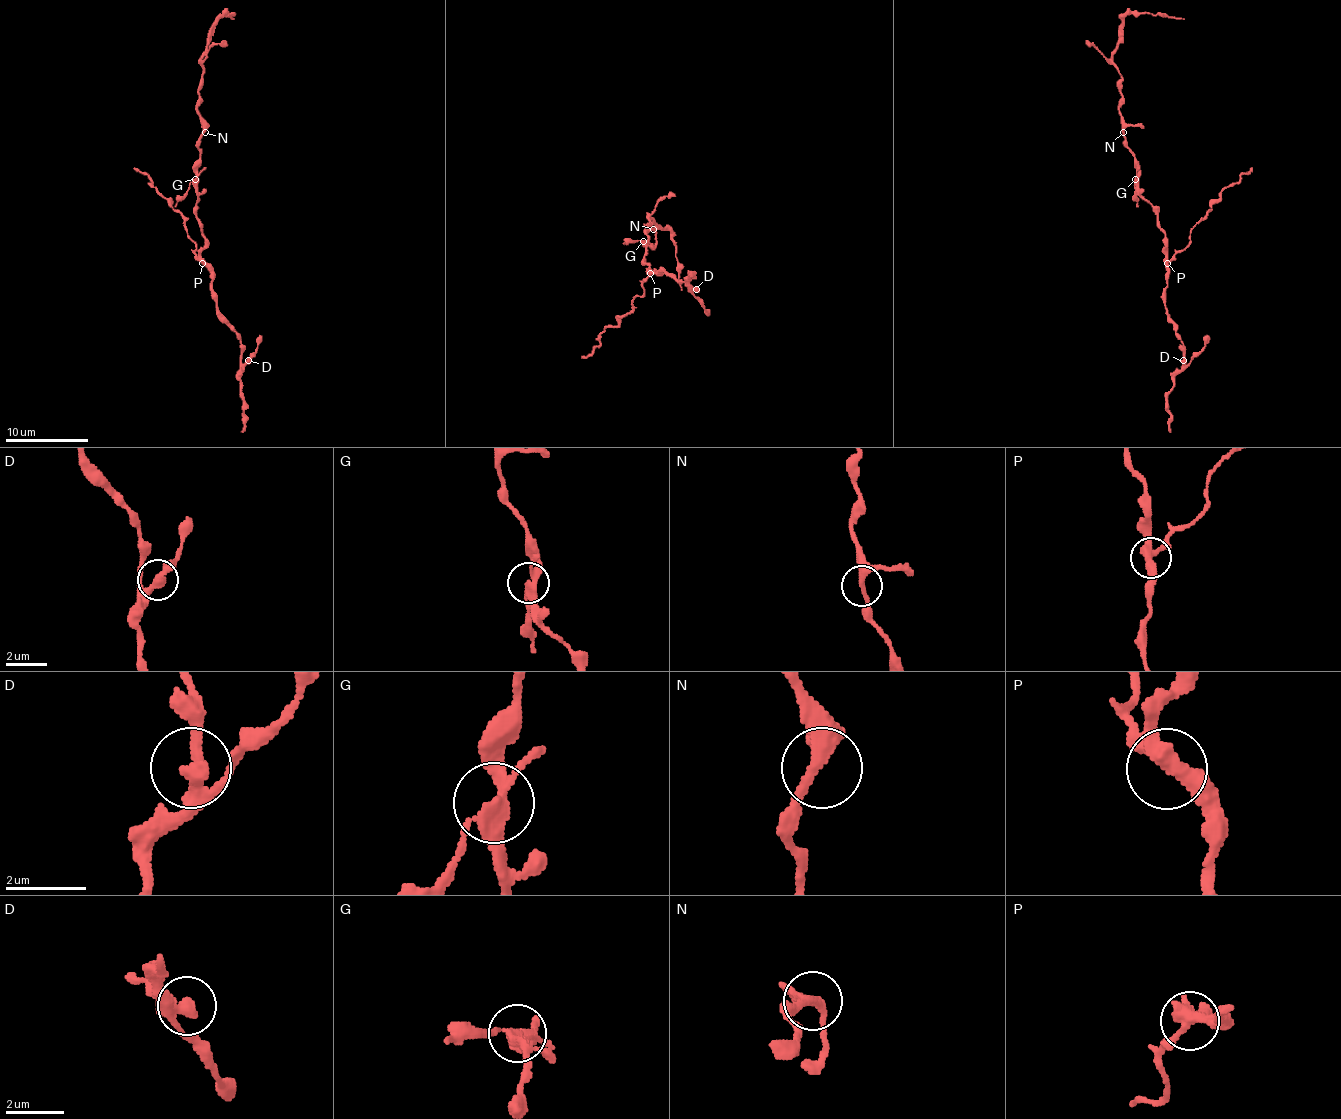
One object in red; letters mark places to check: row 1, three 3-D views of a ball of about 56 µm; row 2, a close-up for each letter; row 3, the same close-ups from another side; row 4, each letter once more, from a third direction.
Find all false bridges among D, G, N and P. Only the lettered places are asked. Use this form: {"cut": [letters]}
{"cut": ["G", "P"]}

